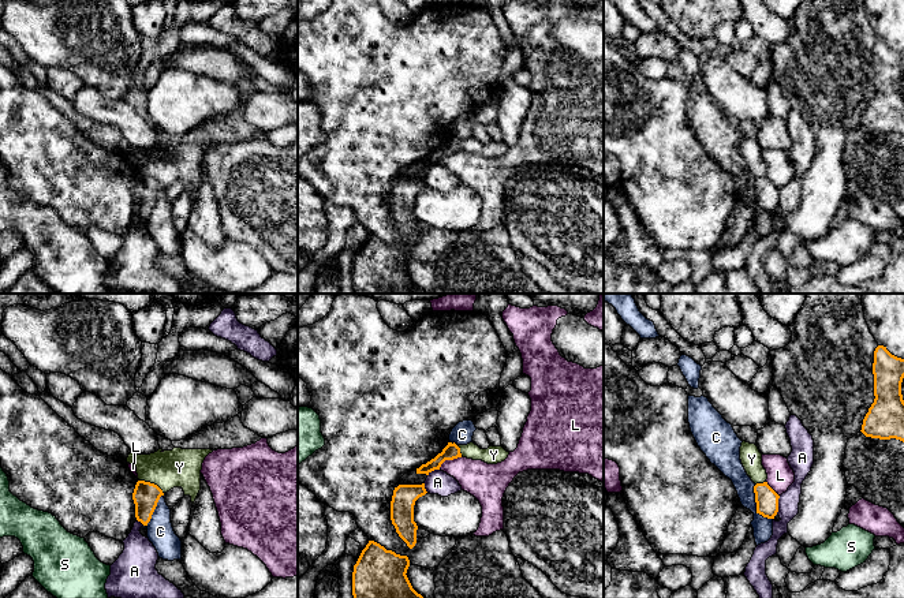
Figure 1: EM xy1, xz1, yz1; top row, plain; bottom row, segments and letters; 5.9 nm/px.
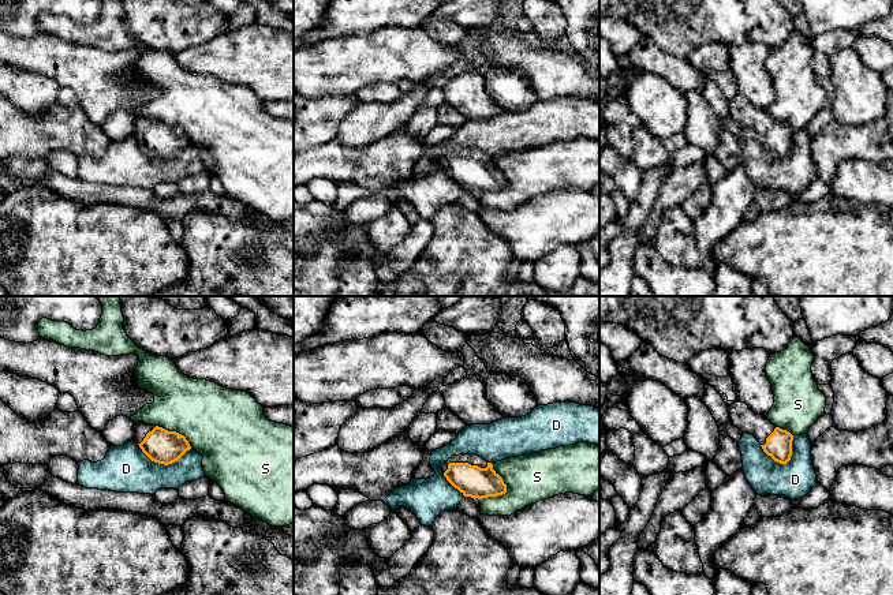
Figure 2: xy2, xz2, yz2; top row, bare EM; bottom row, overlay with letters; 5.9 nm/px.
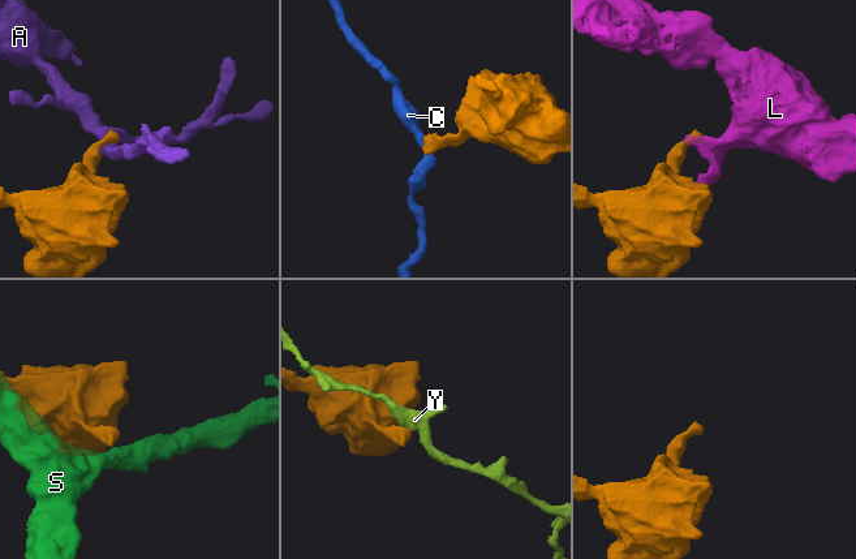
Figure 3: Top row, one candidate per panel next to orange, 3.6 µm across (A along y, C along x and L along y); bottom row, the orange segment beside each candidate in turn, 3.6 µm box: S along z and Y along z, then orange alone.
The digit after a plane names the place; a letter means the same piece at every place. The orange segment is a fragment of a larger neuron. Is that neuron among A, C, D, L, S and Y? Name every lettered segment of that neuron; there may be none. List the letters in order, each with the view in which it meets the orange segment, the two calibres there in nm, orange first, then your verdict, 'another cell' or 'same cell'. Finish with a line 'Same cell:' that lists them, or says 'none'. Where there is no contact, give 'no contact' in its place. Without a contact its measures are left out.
A: meets orange in yz1; 140 nm thick on the orange side, 130 nm on the other; another cell
C: meets orange in yz1; 140 nm thick on the orange side, 120 nm on the other; another cell
D: meets orange in yz2; 160 nm thick on the orange side, 220 nm on the other; another cell
L: meets orange in xz1; 90 nm thick on the orange side, 220 nm on the other; another cell
S: meets orange in xz2; 190 nm thick on the orange side, 280 nm on the other; another cell
Y: meets orange in xy1; 150 nm thick on the orange side, 220 nm on the other; another cell
Same cell: none

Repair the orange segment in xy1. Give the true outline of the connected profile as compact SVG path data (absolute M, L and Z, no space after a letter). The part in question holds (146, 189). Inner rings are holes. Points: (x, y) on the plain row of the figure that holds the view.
M145 175L137 176L132 187L135 212L143 220L147 220L150 216L161 190L164 190L164 187L157 179Z

